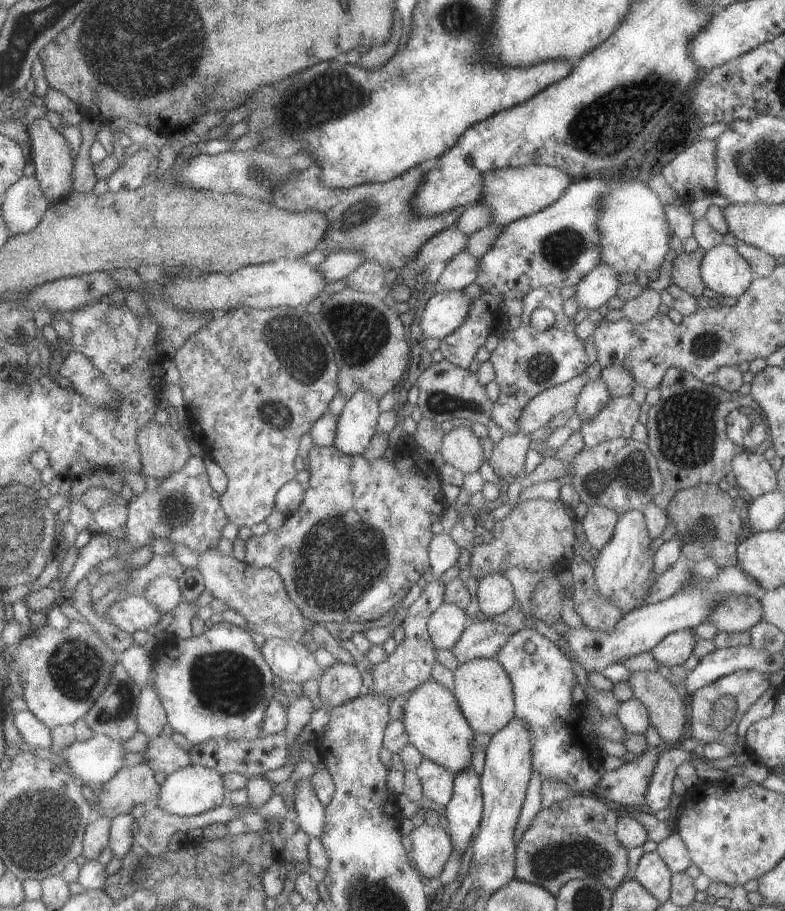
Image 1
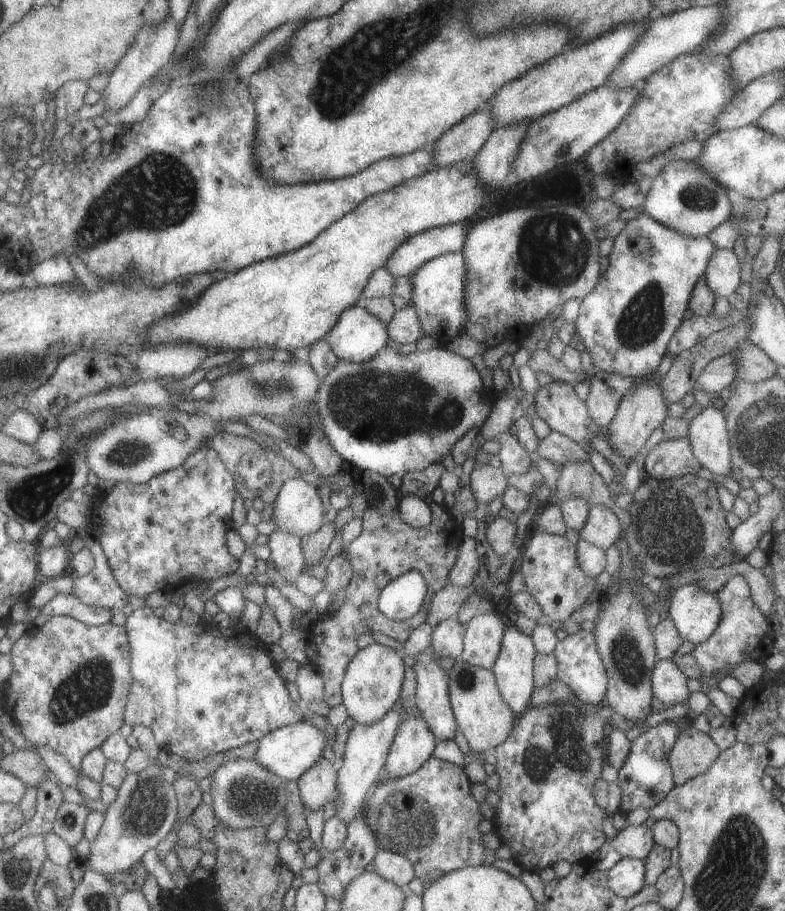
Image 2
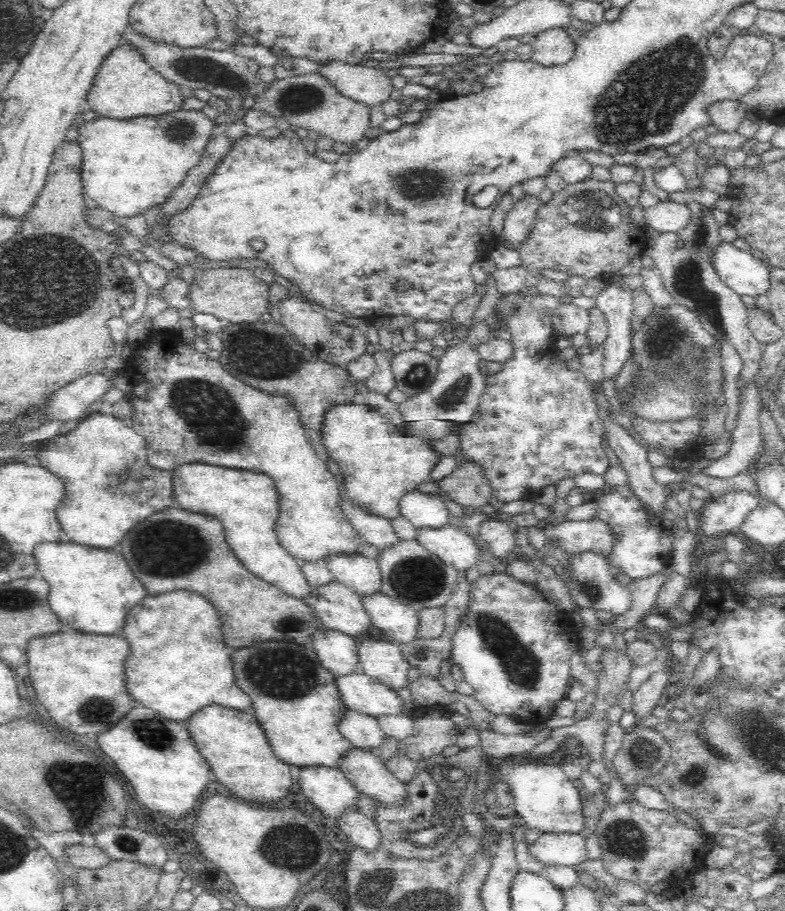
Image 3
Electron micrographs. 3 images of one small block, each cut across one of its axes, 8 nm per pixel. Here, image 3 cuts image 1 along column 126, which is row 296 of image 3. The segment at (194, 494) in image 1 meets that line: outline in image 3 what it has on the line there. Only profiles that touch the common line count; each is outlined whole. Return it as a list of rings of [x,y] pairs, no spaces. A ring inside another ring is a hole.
[[[528,290],[524,291],[524,298],[522,302],[518,304],[518,310],[514,312],[514,316],[510,316],[506,320],[506,327],[508,328],[512,340],[511,344],[514,348],[513,358],[509,360],[508,363],[504,364],[504,370],[498,372],[498,374],[490,374],[485,376],[486,388],[482,393],[480,398],[480,404],[478,405],[478,410],[475,412],[472,420],[467,423],[460,423],[460,426],[457,426],[458,436],[460,440],[460,448],[464,457],[476,461],[484,467],[486,471],[486,477],[490,479],[491,484],[491,495],[496,497],[499,502],[499,505],[506,502],[514,502],[514,500],[531,500],[536,494],[538,494],[542,488],[553,486],[558,484],[560,480],[564,478],[576,478],[580,474],[595,474],[596,476],[603,476],[608,472],[610,468],[610,458],[606,456],[604,452],[604,427],[602,426],[601,420],[598,418],[597,410],[594,404],[594,399],[591,398],[591,388],[589,388],[589,382],[587,378],[578,370],[572,370],[566,367],[565,362],[559,362],[559,355],[544,354],[548,348],[553,344],[554,337],[552,336],[552,319],[551,316],[555,311],[555,308],[560,304],[560,299],[555,296],[539,295],[536,292],[532,293]]]

